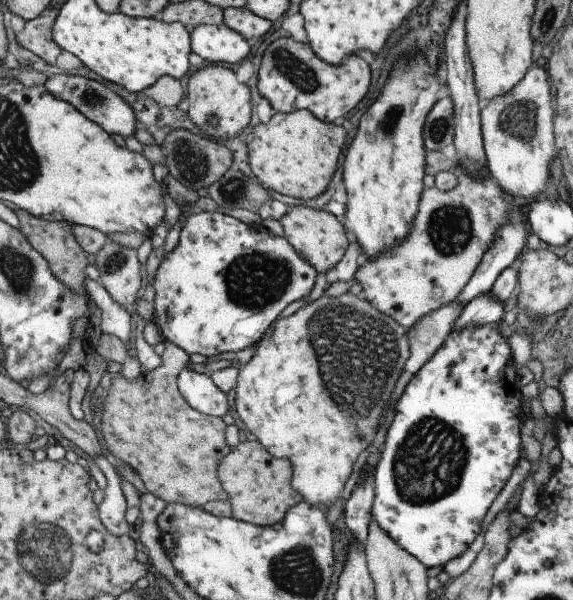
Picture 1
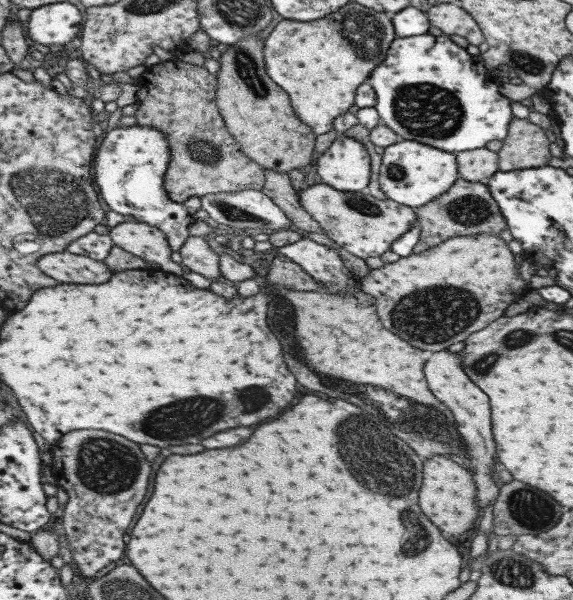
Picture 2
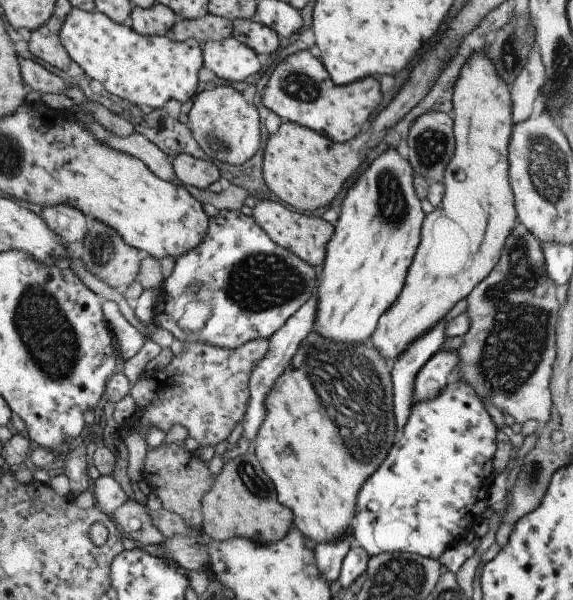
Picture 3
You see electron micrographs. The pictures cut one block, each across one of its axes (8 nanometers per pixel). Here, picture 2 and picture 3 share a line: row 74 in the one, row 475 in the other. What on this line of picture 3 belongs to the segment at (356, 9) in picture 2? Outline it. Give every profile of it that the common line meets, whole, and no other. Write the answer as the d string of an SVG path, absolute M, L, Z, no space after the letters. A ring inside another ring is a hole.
M311 331L301 340L292 359L286 364L284 371L281 371L281 374L273 381L270 391L265 393L262 400L264 417L257 429L253 442L251 442L251 449L253 449L263 472L271 479L276 490L277 500L293 512L293 518L295 518L293 524L305 534L305 538L315 540L317 543L324 543L346 535L346 532L351 529L356 496L361 485L383 462L385 455L397 436L392 409L392 386L389 368L390 364L386 362L384 356L371 344L370 338L367 338L367 342L351 344L329 340L319 333Z

